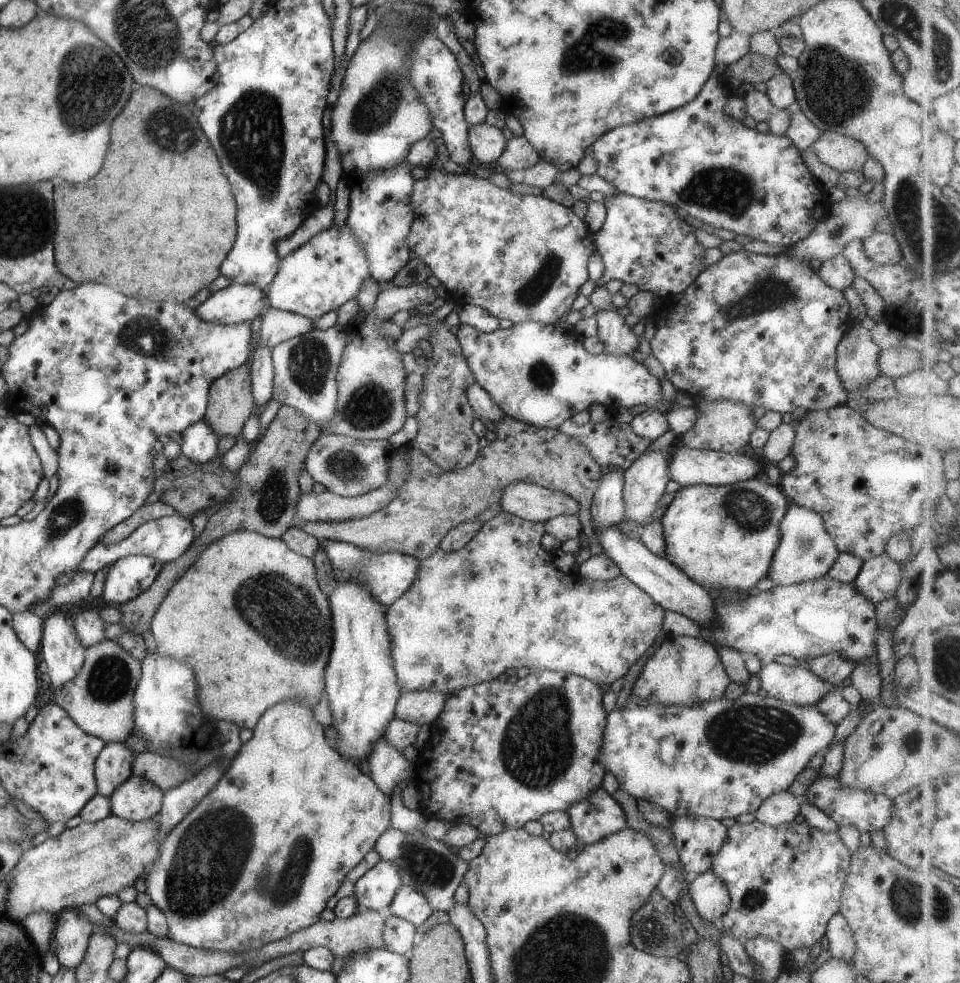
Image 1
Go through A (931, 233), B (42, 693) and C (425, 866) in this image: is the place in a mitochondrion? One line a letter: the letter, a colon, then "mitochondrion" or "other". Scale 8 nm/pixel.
A: mitochondrion
B: other
C: mitochondrion

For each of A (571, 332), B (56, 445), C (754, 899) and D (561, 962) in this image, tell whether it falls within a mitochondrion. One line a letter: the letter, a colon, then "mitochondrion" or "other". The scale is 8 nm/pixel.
A: other
B: other
C: mitochondrion
D: mitochondrion

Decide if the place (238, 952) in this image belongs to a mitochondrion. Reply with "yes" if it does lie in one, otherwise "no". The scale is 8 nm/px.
no

